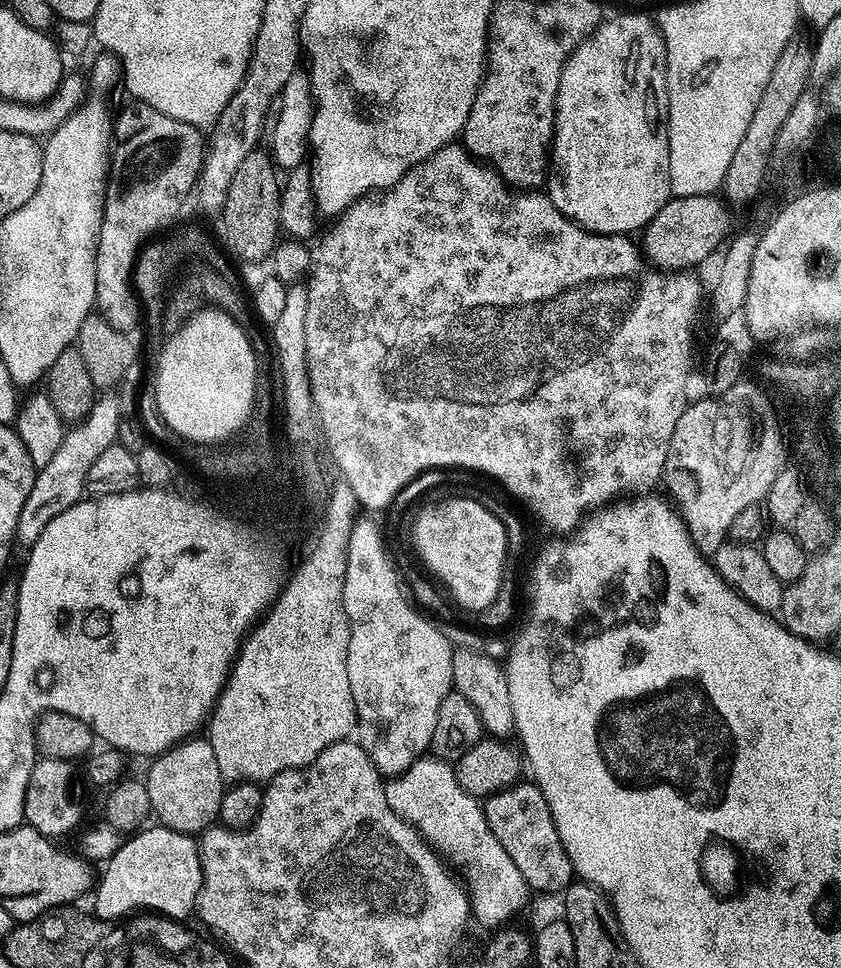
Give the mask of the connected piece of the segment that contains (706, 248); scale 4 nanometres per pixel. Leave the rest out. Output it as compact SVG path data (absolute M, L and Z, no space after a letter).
M713 194L677 196L668 200L666 206L662 206L662 210L658 210L647 228L643 229L643 255L662 270L686 270L692 266L690 264L702 263L711 254L712 248L719 249L726 240L724 231L728 228L728 212L724 209L725 201L720 201L720 198Z

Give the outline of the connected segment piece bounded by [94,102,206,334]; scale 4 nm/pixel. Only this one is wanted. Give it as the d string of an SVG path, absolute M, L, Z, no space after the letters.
M139 102L129 103L129 108L124 108L114 120L114 140L115 148L110 156L110 167L108 169L108 188L104 191L104 213L102 214L102 226L98 234L98 242L96 243L96 265L94 266L94 286L96 287L95 311L103 316L104 320L119 332L129 334L135 333L136 323L138 325L142 320L142 310L138 305L137 295L134 293L132 285L133 266L136 263L136 257L140 253L140 249L145 245L149 238L155 237L176 215L180 212L180 207L184 204L184 199L189 195L193 195L197 180L200 179L200 167L204 165L204 154L206 151L206 136L203 131L194 126L190 126L186 122L178 122L178 118L170 118L166 114L162 114L158 110L154 110L154 106L146 106Z

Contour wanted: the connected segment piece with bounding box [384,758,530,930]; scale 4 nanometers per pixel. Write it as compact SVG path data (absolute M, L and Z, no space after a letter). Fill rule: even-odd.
M439 758L415 760L405 772L391 777L385 783L384 789L390 810L394 810L394 814L398 814L398 818L411 824L449 865L457 864L464 871L465 881L463 880L463 883L466 885L470 912L474 920L477 920L484 928L492 928L491 930L503 929L509 922L515 921L512 919L528 904L528 896L530 897L528 883L526 878L522 878L518 866L514 866L510 854L506 854L506 850L502 850L502 842L498 842L498 838L494 838L481 801L467 793L455 780L453 765L449 761Z

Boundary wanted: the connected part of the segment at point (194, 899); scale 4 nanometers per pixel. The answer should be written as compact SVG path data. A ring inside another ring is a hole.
M145 826L123 841L119 850L103 865L104 878L99 879L94 890L96 896L95 915L105 922L115 916L124 916L131 908L151 910L169 918L188 918L193 915L200 898L200 887L204 885L204 870L200 865L200 849L197 841L187 832L175 832L163 826Z

